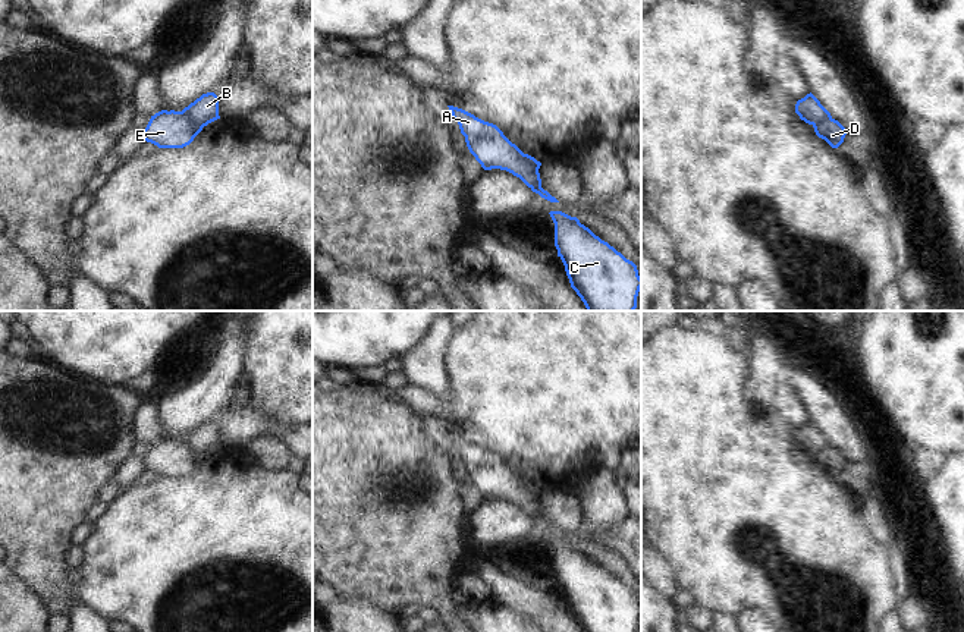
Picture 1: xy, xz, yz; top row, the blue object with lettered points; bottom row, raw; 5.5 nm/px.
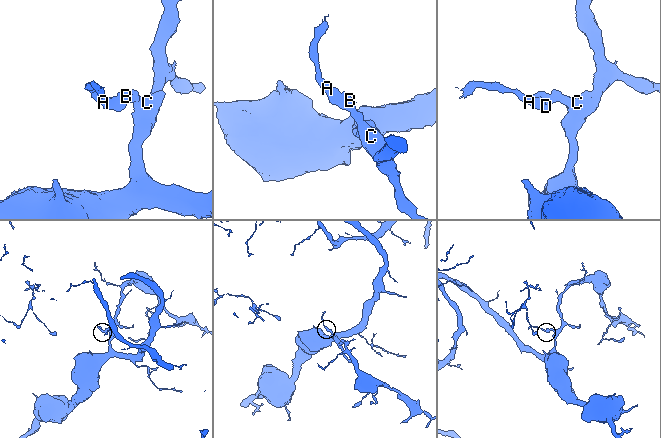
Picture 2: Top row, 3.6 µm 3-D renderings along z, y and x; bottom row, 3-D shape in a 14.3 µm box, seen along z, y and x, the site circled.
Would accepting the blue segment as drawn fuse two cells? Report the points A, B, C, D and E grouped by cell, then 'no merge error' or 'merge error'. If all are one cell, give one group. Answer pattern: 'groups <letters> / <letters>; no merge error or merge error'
groups A D E / B C; merge error

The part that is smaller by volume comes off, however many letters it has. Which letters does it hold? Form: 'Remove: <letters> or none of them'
Remove: A, D, E

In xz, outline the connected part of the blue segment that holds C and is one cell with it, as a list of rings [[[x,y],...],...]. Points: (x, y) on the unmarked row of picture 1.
[[[562,540],[549,541],[555,551],[555,575],[571,616],[584,632],[637,632],[641,606],[627,588],[588,556]]]

